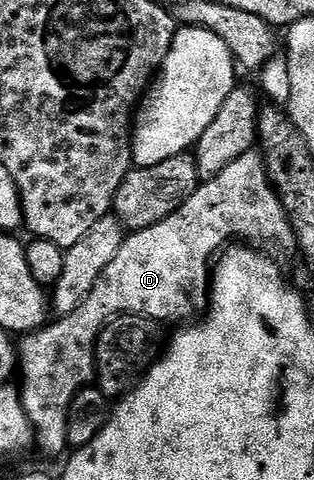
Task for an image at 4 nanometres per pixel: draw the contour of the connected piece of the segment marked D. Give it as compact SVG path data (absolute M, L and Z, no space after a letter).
M253 151L242 155L238 159L234 159L234 163L230 163L230 167L226 167L226 171L222 171L222 175L218 175L214 179L205 181L196 189L196 193L186 199L186 203L182 203L182 207L178 207L178 211L174 211L174 215L167 217L162 223L154 223L154 227L146 227L129 232L125 236L122 247L118 251L118 255L114 255L114 259L110 262L110 267L106 267L106 271L102 271L102 275L98 279L98 283L94 283L92 294L82 303L82 307L78 307L78 311L74 311L70 315L60 317L51 323L46 323L40 329L35 329L33 333L27 334L19 342L18 345L18 371L23 377L24 385L19 386L20 398L24 400L24 410L32 423L32 428L36 430L35 444L40 445L40 449L50 456L56 457L63 449L69 448L68 443L68 412L70 411L70 403L76 397L77 391L81 387L88 387L93 384L96 372L96 344L100 338L100 332L109 325L116 317L121 317L124 313L137 313L143 317L150 317L157 323L165 323L164 321L184 321L180 323L188 323L193 319L199 318L201 314L207 310L210 304L210 278L214 272L214 262L217 260L218 254L229 244L231 237L241 237L244 243L260 243L256 241L273 241L276 245L295 246L296 234L293 232L292 224L288 221L288 215L284 210L280 197L276 193L275 186L272 185L271 178L268 177L268 166L265 164L263 152Z

